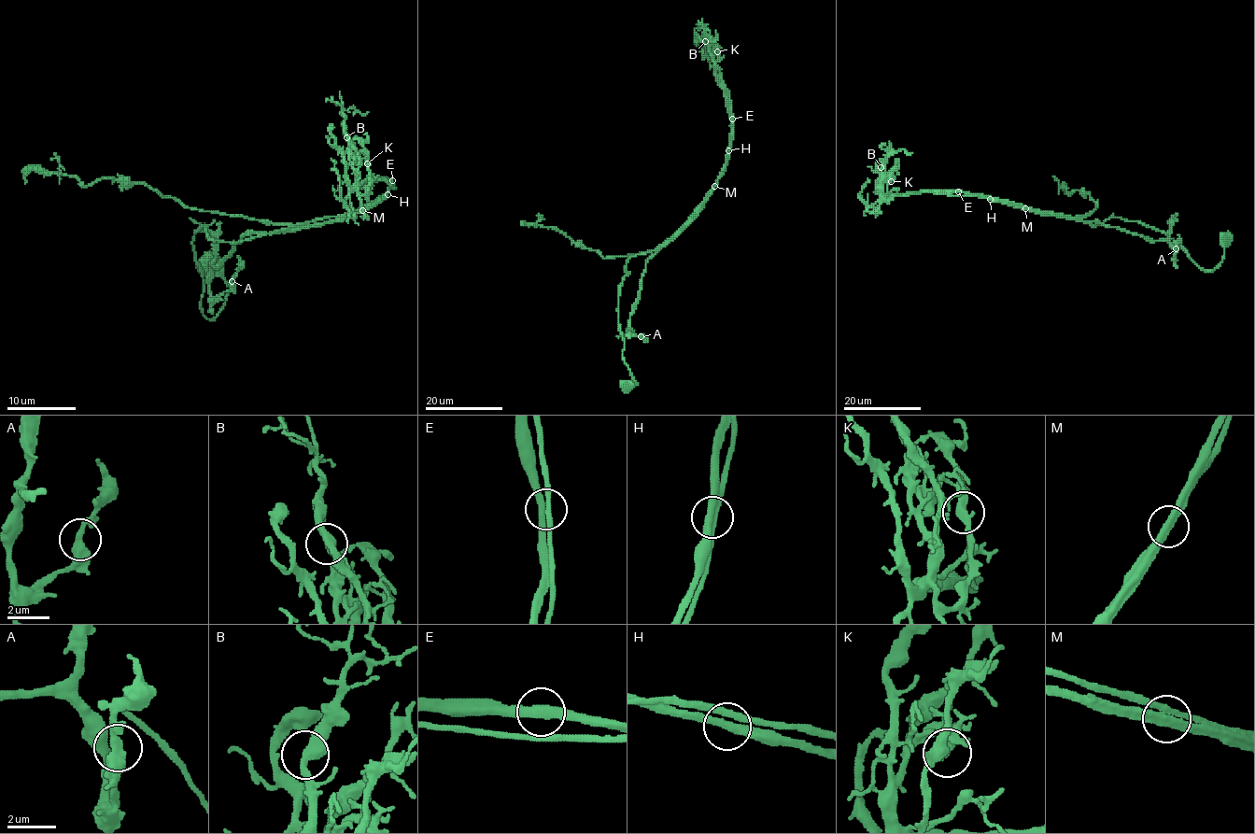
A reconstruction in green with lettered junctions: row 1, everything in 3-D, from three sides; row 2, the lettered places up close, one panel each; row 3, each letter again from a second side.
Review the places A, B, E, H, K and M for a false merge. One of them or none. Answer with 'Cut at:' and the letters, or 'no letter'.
Cut at: M

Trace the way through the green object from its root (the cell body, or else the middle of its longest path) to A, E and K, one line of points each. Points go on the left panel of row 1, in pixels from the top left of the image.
A: (209, 264), (229, 287), (213, 318), (201, 308), (194, 233), (260, 233), (213, 266), (209, 293), (232, 281)
E: (209, 264), (229, 287), (213, 318), (201, 308), (192, 246), (201, 226), (242, 242), (363, 211), (392, 180)
K: (209, 264), (229, 287), (213, 318), (194, 233), (242, 242), (363, 211), (390, 187), (357, 192), (367, 163)

